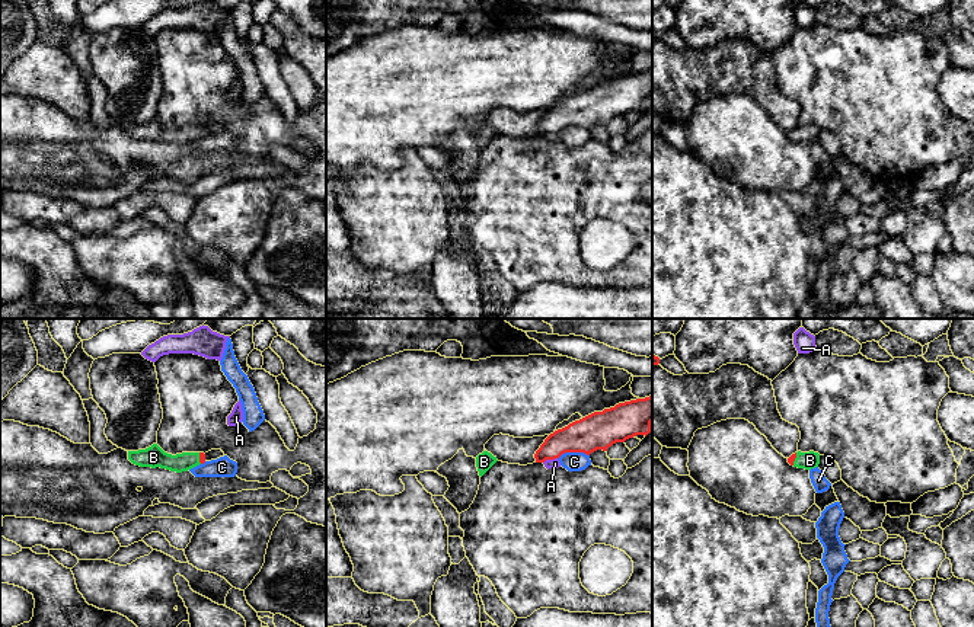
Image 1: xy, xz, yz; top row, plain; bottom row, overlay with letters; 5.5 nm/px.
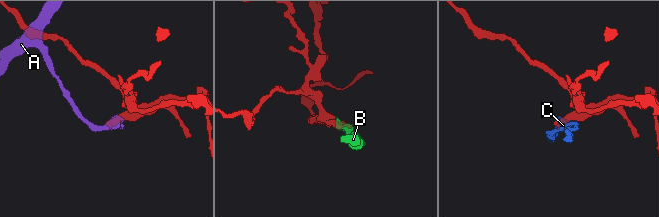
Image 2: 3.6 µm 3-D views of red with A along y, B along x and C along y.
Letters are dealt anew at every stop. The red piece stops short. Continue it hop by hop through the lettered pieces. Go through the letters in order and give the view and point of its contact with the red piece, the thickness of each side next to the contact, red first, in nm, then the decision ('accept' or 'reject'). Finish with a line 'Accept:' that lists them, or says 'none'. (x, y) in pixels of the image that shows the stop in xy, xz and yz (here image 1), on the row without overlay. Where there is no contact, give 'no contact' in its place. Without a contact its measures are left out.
A: contact xz (549, 133); calibres 190 and 50 nm; reject
B: contact yz (795, 131); calibres 40 and 100 nm; accept
C: contact xz (572, 125); calibres 200 and 110 nm; reject
Accept: B

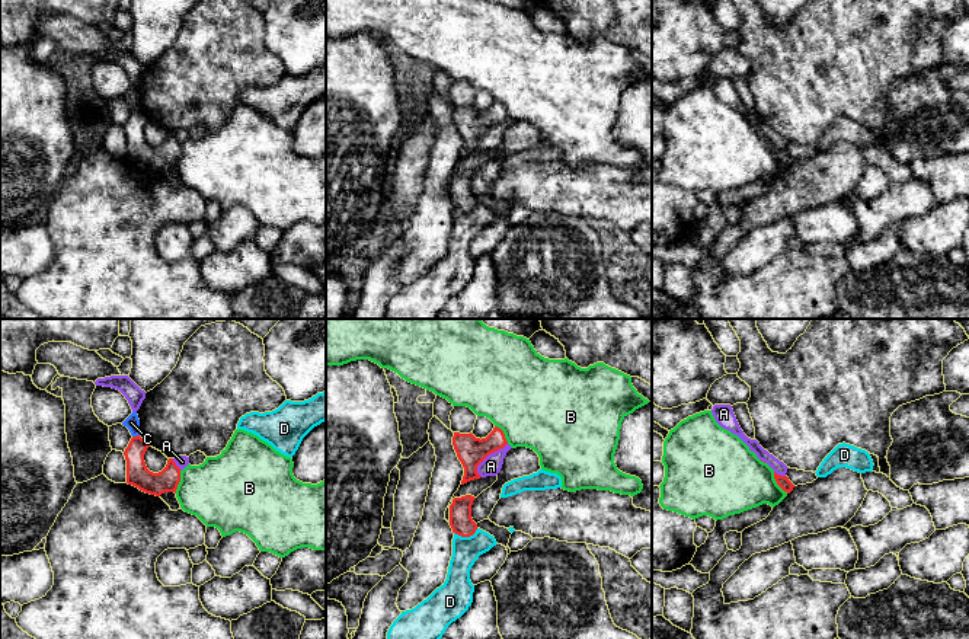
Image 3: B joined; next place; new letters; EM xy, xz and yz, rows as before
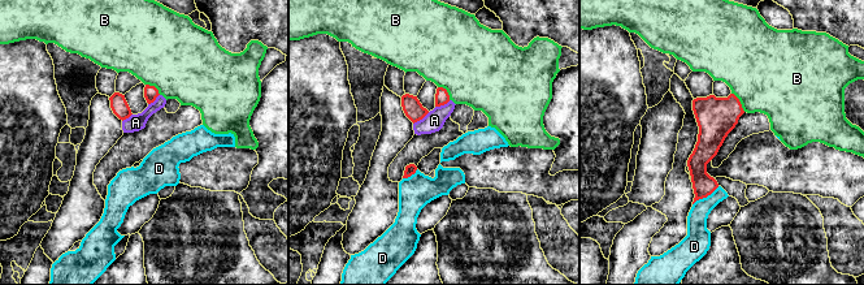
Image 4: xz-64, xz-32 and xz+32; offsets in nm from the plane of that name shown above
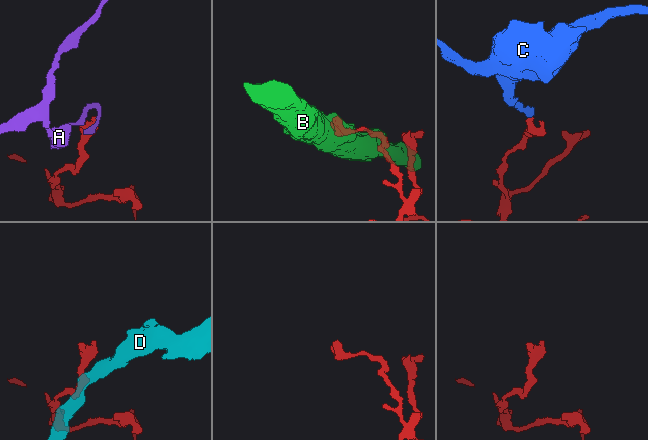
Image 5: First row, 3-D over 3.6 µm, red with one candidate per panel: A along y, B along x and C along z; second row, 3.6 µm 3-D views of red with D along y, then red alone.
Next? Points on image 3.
A: contact xz (486, 130); calibres 160 and 110 nm; reject
B: contact xy (178, 156); calibres 130 and 380 nm; reject
C: contact xy (137, 109); calibres 130 and 80 nm; reject
D: contact xz (466, 210); calibres 130 and 160 nm; reject
Accept: none

